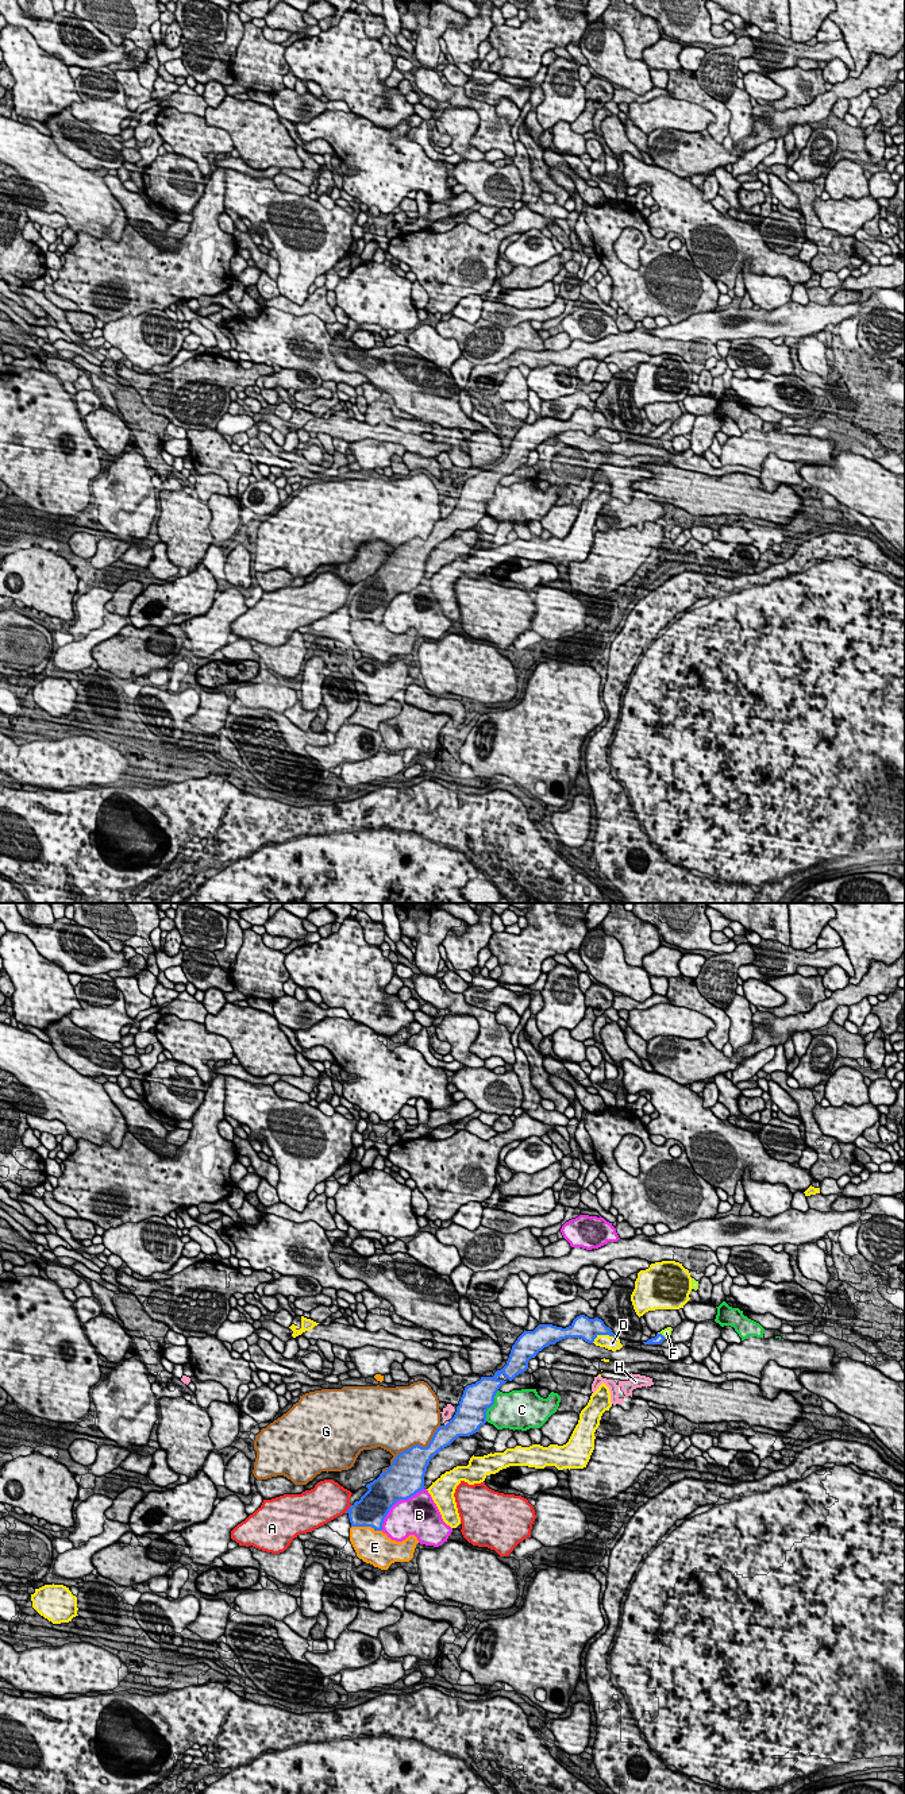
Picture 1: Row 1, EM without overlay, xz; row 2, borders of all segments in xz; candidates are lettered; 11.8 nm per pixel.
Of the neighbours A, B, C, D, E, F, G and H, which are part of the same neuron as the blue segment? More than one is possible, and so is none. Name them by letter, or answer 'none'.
F

